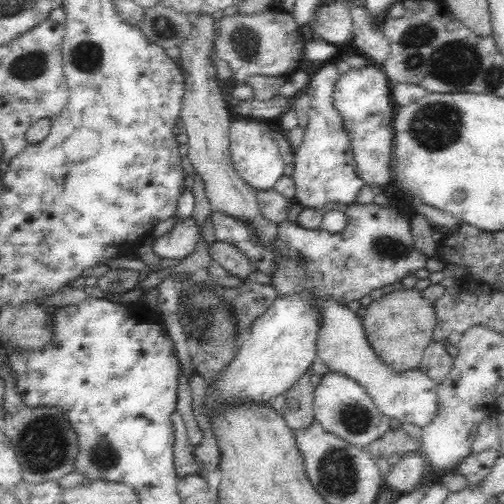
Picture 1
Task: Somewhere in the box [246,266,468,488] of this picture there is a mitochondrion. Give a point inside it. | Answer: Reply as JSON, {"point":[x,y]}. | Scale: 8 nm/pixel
{"point":[357,420]}

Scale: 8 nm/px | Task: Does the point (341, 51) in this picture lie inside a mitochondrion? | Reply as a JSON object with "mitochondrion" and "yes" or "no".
{"mitochondrion":"no"}

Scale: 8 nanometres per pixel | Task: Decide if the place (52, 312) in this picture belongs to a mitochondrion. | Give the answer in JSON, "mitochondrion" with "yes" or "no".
{"mitochondrion":"no"}

